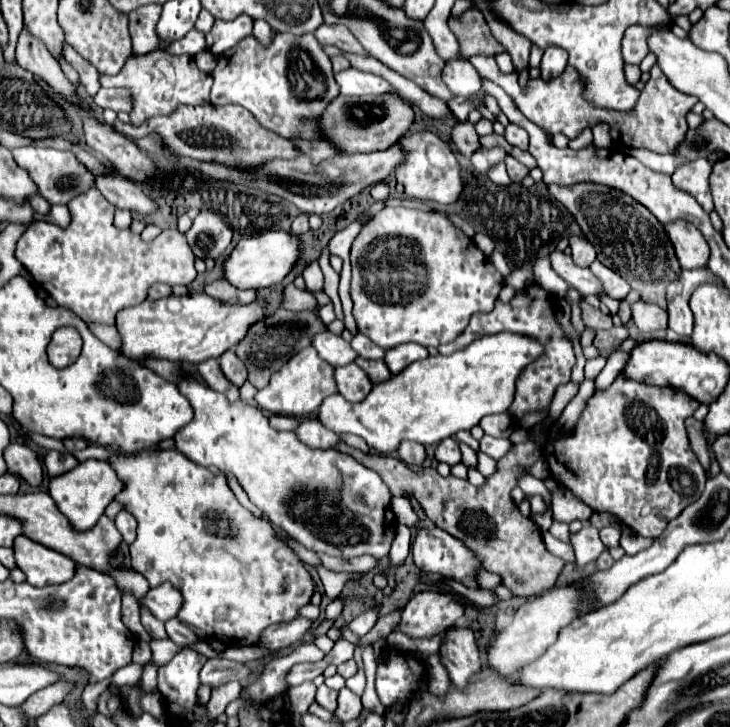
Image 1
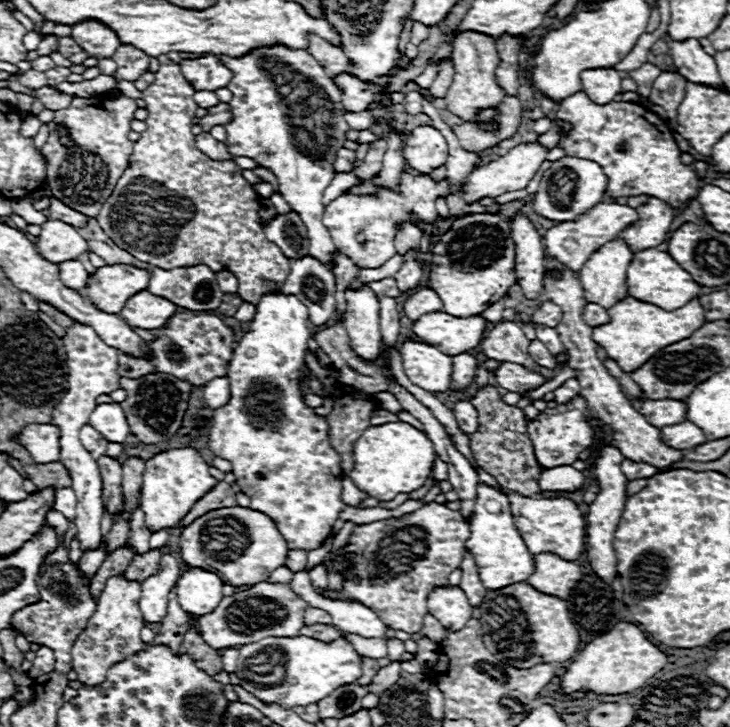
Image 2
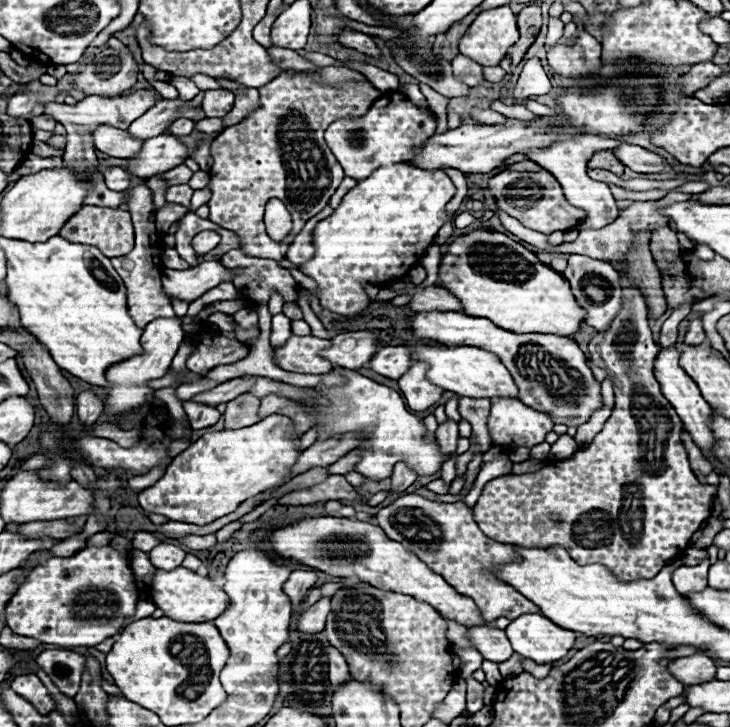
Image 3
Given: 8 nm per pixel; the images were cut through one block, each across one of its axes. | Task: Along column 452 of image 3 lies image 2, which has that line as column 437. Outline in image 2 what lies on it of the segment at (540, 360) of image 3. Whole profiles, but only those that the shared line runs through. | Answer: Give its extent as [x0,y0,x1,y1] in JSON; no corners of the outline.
[412,312,486,356]

